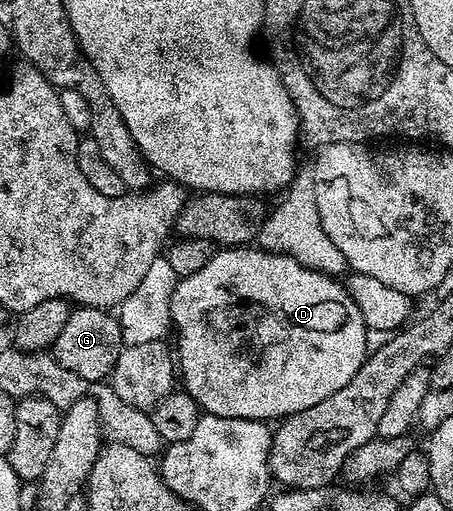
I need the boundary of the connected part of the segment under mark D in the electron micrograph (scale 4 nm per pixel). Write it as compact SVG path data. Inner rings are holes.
M255 245L225 247L217 250L215 254L206 261L206 265L202 266L202 269L198 269L196 273L191 273L190 276L181 278L179 282L177 282L176 288L173 289L173 297L170 301L170 313L172 314L171 326L174 328L174 335L176 333L176 347L174 343L174 351L178 356L178 375L179 378L180 375L184 378L184 383L182 383L183 390L187 391L190 397L194 397L194 401L200 406L201 412L209 415L217 415L218 417L226 417L227 419L259 419L261 421L273 421L272 419L276 419L275 421L280 421L289 415L298 413L302 409L310 409L314 405L318 405L318 401L326 401L326 397L330 397L330 393L338 393L338 389L342 389L342 385L346 385L346 381L350 381L350 377L354 377L354 373L358 373L358 369L363 365L365 359L367 359L370 354L370 346L368 347L370 329L364 324L362 313L358 313L358 305L354 305L354 301L350 297L347 286L345 286L339 278L331 275L324 275L320 271L304 267L288 255L279 255L273 251L261 251L260 248Z

